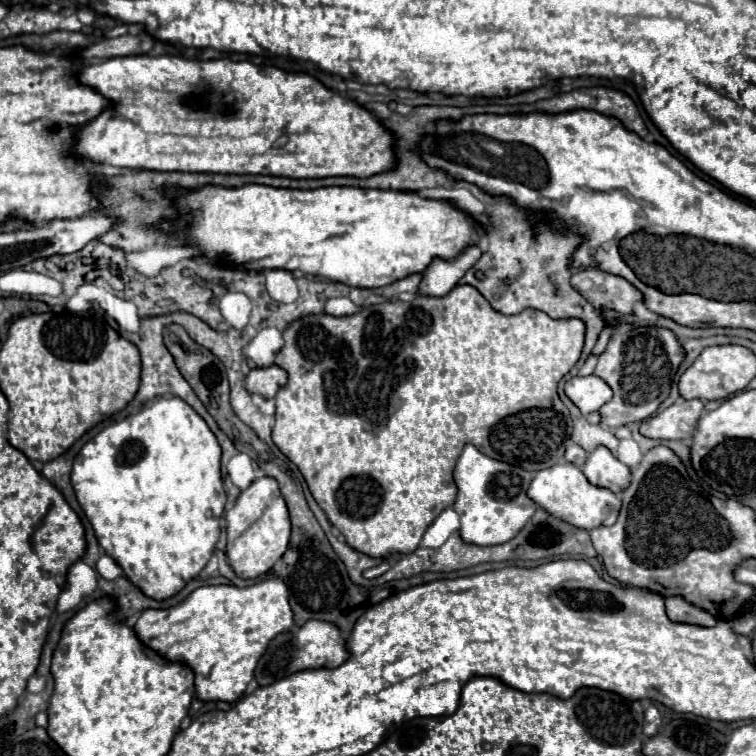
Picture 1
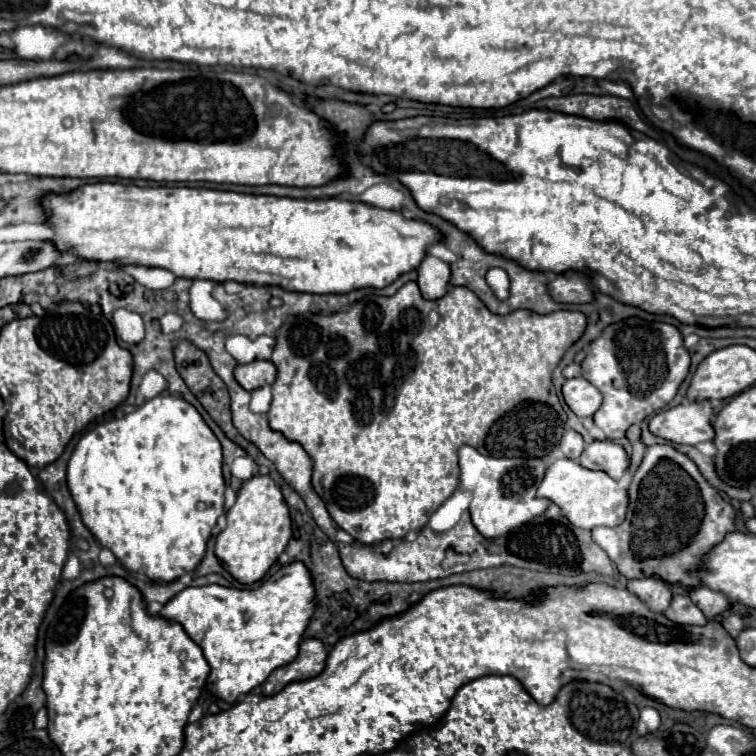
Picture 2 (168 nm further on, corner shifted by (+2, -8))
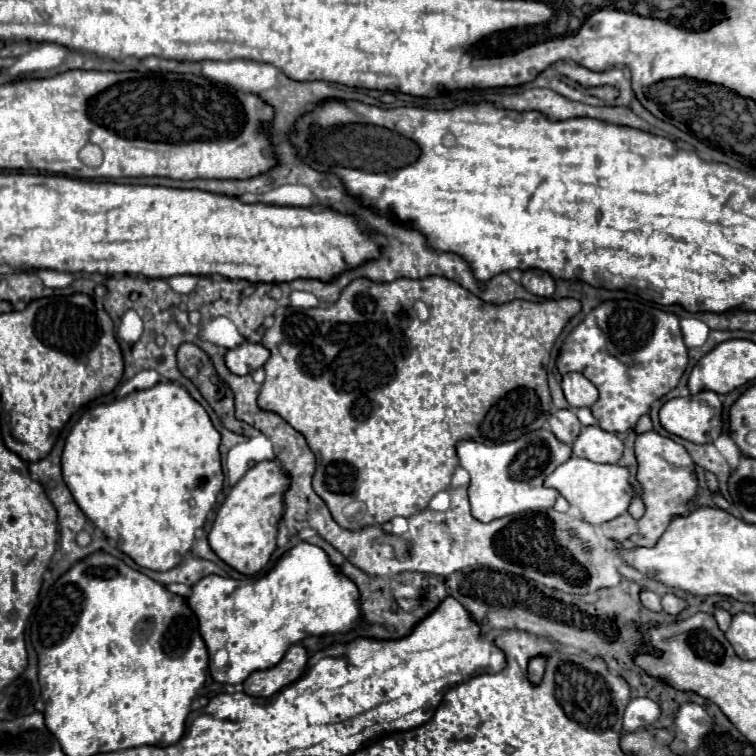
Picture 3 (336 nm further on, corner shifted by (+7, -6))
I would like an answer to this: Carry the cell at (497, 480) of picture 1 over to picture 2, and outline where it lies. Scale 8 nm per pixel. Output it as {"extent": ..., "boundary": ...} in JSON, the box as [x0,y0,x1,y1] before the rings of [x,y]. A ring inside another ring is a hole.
{"extent":[459,446,549,540],"boundary":[[[473,446],[459,448],[459,490],[471,494],[469,514],[473,526],[487,540],[495,540],[497,536],[505,536],[513,528],[533,520],[543,514],[549,506],[549,500],[535,498],[535,490],[543,480],[547,460],[541,458],[491,458],[479,454]]]}

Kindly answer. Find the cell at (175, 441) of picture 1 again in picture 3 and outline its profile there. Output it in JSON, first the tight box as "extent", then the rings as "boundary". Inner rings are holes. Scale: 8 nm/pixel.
{"extent":[62,382,224,570],"boundary":[[[158,382],[152,388],[146,390],[136,390],[120,400],[114,400],[110,404],[96,404],[86,408],[84,414],[80,416],[80,420],[72,426],[68,438],[66,438],[66,446],[62,452],[62,476],[64,482],[68,484],[76,504],[82,508],[82,512],[94,522],[96,528],[100,528],[108,538],[114,538],[118,548],[122,552],[126,552],[136,564],[150,568],[150,570],[170,570],[174,566],[178,566],[184,556],[188,554],[188,550],[194,544],[194,534],[200,526],[204,526],[208,512],[214,508],[216,504],[216,496],[222,490],[222,482],[224,482],[224,474],[222,474],[222,464],[220,464],[220,432],[214,428],[208,412],[204,410],[202,404],[198,404],[184,386],[176,384],[176,382]]]}

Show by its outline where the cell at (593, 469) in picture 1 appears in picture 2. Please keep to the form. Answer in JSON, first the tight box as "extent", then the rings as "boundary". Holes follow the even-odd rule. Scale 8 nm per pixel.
{"extent":[579,440,629,480],"boundary":[[[597,440],[597,442],[591,442],[585,446],[585,450],[579,458],[579,464],[583,468],[601,470],[601,472],[613,476],[613,480],[621,480],[621,476],[629,468],[629,458],[627,458],[623,446]]]}

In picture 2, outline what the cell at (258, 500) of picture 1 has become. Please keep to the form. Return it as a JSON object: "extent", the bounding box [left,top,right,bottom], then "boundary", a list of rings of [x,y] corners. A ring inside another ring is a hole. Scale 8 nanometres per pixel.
{"extent":[215,476,291,584],"boundary":[[[253,476],[243,482],[237,502],[227,512],[227,528],[217,536],[215,554],[225,562],[229,574],[241,584],[259,582],[269,568],[277,562],[279,554],[291,540],[289,508],[281,494],[279,484],[271,476]]]}

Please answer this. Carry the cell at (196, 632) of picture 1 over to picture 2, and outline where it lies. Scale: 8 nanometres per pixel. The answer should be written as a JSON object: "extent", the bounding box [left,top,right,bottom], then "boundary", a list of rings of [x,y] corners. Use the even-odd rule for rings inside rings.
{"extent":[159,562,313,704],"boundary":[[[301,562],[279,568],[269,580],[253,590],[217,584],[185,588],[159,612],[161,618],[181,624],[189,638],[201,646],[211,668],[207,688],[213,696],[219,696],[229,704],[261,686],[275,668],[295,660],[311,614],[313,582]]]}

